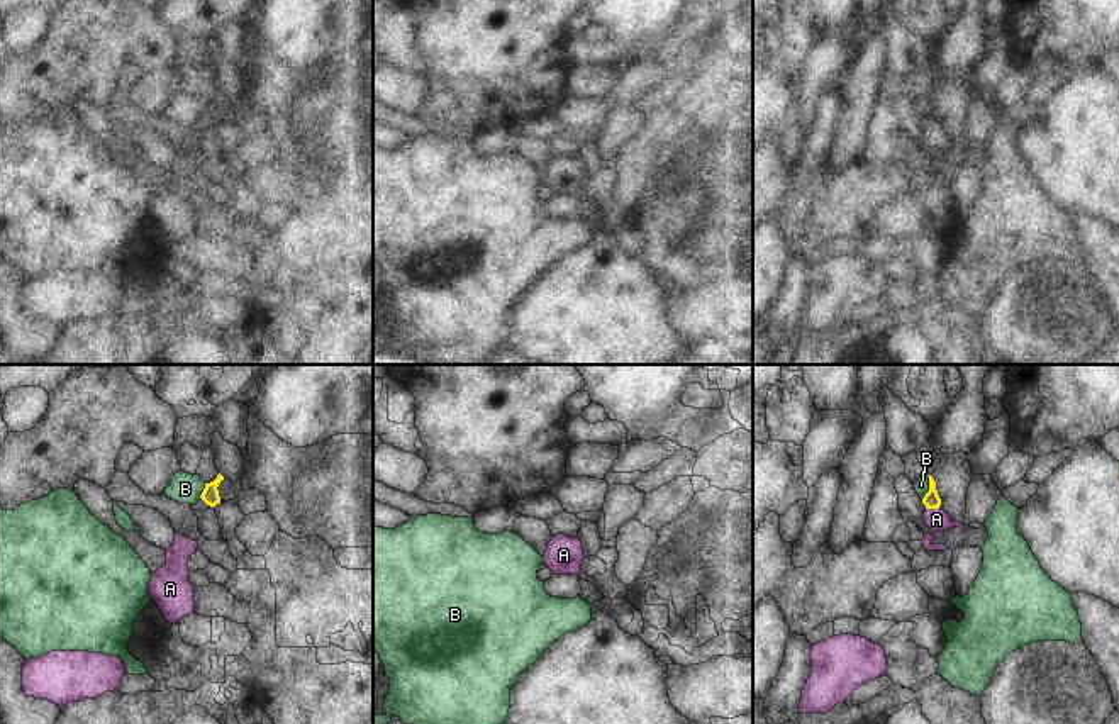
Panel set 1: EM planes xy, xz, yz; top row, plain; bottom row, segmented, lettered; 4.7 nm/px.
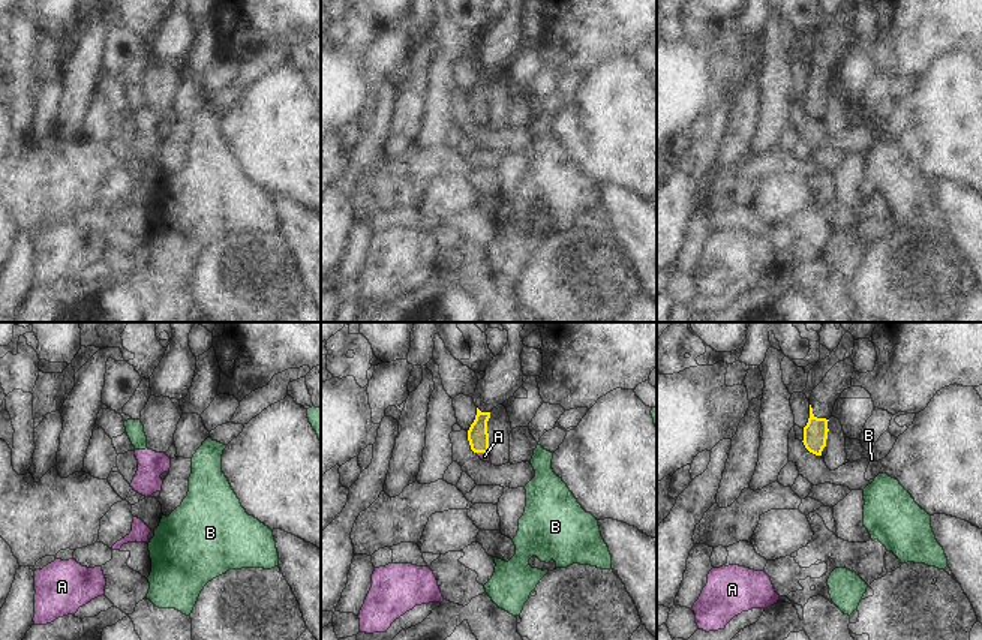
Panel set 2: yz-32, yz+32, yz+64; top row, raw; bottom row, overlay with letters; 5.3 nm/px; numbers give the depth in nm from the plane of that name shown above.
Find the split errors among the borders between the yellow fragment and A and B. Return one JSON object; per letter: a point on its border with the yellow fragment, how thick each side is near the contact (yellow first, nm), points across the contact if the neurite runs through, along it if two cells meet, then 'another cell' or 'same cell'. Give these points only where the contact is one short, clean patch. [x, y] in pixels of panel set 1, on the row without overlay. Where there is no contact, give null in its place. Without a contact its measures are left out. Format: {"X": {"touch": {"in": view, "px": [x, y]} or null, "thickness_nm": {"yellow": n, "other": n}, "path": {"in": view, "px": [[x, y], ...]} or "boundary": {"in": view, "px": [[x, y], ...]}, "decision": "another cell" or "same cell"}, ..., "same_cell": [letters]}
{"A": {"touch": {"in": "yz", "px": [933, 128]}, "thickness_nm": {"yellow": 80, "other": 110}, "decision": "same cell"}, "B": {"touch": {"in": "yz", "px": [929, 107]}, "thickness_nm": {"yellow": 80, "other": 70}, "decision": "another cell"}, "same_cell": ["A"]}

